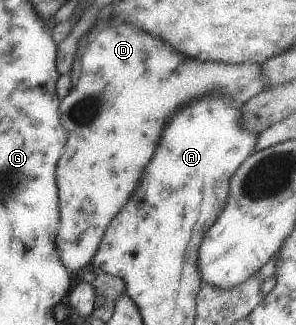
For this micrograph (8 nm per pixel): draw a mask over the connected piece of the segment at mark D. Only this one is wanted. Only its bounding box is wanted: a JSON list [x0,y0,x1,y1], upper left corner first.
[54,19,266,275]

